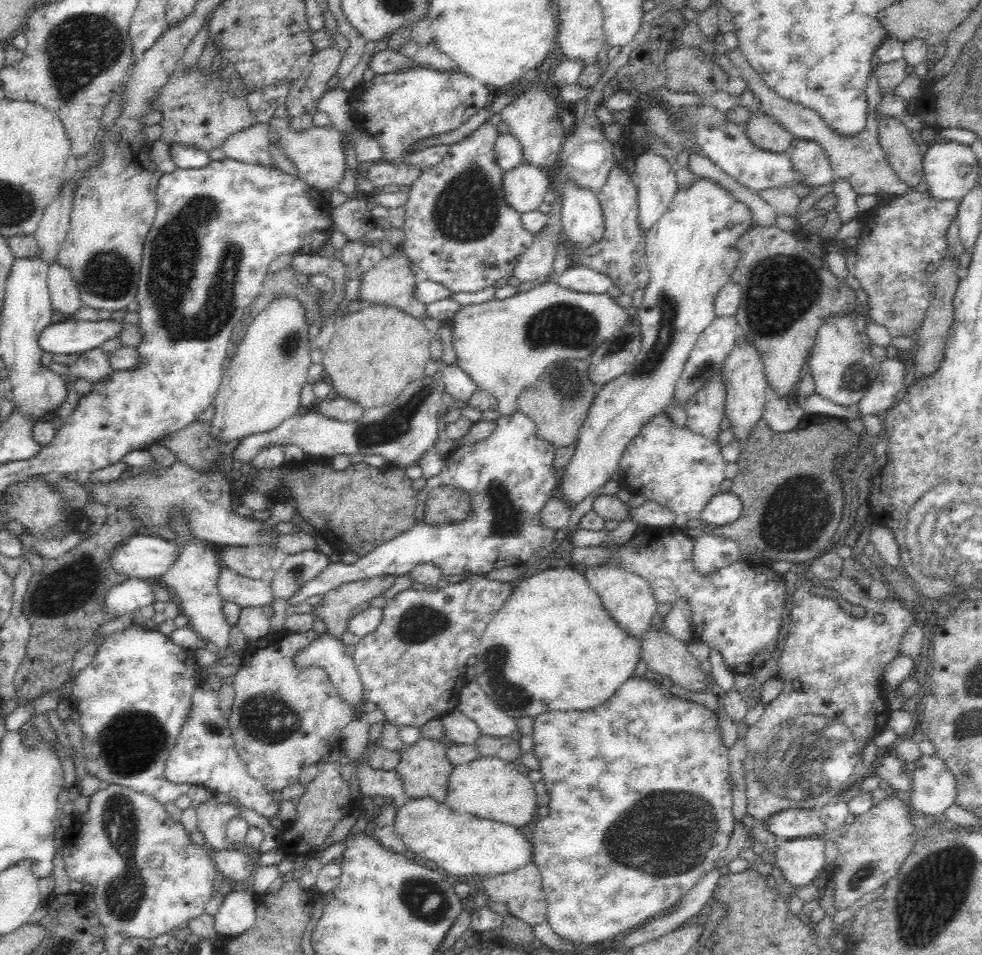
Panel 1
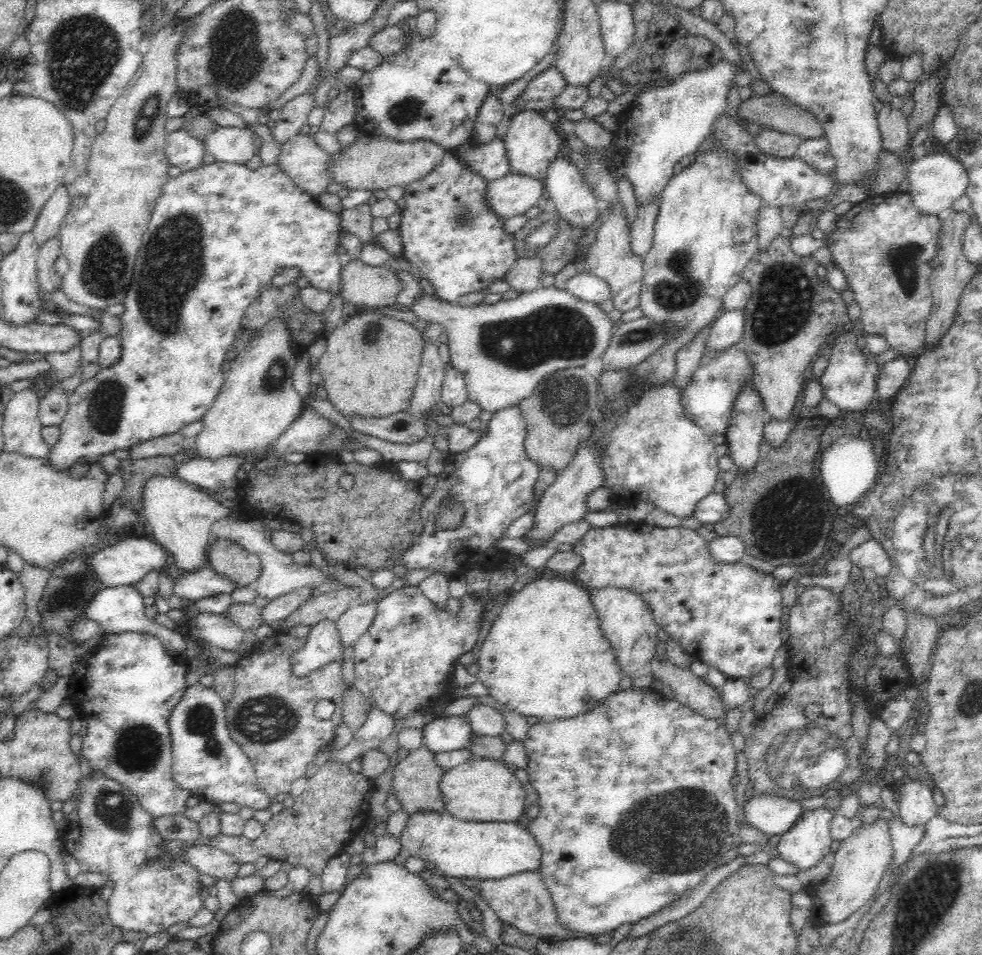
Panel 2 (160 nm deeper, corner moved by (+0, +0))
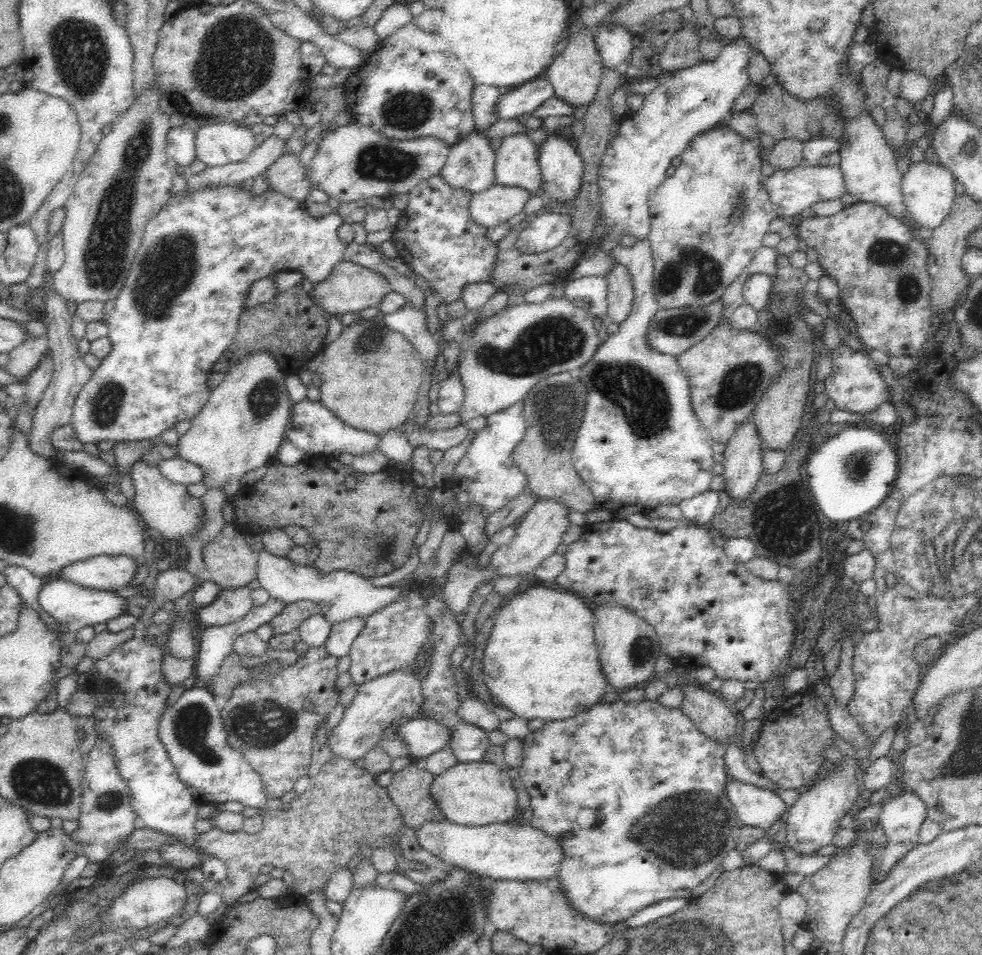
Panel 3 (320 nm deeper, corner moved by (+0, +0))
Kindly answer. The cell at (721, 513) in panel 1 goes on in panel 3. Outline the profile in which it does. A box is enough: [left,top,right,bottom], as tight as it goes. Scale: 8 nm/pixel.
[677,489,720,527]

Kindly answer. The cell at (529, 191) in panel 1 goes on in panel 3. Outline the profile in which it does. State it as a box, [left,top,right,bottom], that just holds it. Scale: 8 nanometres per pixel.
[468,185,530,229]

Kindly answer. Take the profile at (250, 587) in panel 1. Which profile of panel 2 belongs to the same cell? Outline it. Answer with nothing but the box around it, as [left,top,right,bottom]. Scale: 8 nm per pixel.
[173,566,237,602]

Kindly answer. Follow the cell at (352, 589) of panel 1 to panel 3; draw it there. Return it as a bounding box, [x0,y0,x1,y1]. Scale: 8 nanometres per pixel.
[268,601,321,634]

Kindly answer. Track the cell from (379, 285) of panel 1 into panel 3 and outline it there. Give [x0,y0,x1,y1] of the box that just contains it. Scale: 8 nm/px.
[309,258,392,316]

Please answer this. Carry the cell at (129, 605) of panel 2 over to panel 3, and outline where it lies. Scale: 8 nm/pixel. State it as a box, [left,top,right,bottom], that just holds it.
[37,578,128,634]

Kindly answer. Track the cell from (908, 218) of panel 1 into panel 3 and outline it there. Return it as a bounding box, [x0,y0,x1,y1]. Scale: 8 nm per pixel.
[793,202,933,357]

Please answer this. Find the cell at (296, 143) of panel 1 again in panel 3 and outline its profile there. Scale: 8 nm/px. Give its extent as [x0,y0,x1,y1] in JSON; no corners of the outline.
[262,153,311,202]

